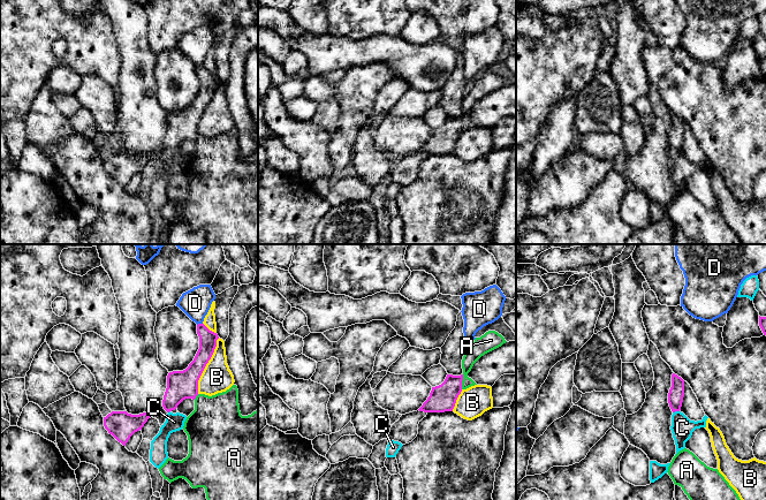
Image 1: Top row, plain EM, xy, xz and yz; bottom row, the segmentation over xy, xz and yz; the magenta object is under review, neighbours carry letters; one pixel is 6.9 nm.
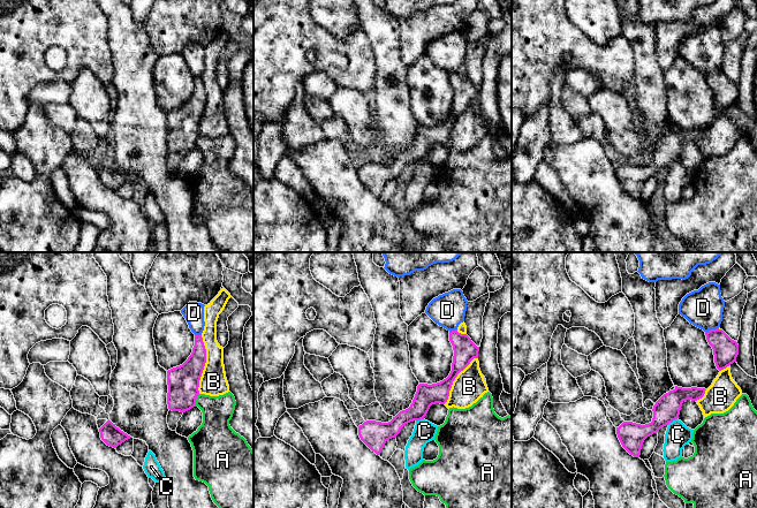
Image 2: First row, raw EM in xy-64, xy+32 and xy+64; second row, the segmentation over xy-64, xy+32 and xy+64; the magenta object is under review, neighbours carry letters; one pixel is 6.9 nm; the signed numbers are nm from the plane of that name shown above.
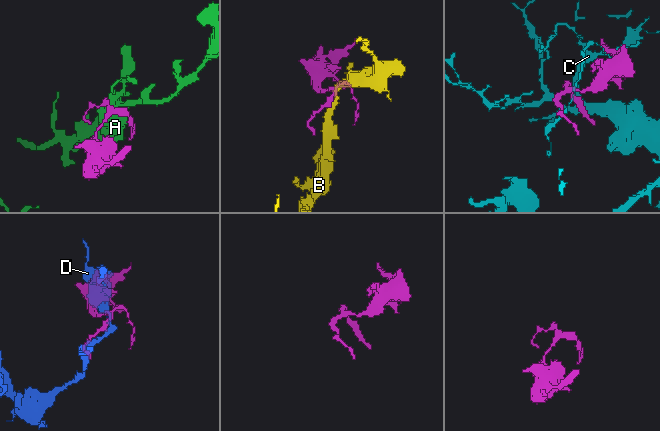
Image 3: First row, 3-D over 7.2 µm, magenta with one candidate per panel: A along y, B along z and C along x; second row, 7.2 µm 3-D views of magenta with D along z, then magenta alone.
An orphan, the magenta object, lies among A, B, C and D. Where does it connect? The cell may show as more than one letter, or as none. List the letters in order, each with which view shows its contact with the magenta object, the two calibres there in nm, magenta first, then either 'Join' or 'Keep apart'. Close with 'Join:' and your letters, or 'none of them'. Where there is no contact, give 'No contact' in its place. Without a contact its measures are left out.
A: Touches magenta in xz. Thickness 190 nm (magenta) against 100 nm. Keep apart
B: Touches magenta in xy. Thickness 200 nm (magenta) against 200 nm. Keep apart
C: Touches magenta in yz. Thickness 110 nm (magenta) against 160 nm. Keep apart
D: Touches magenta in xy. Thickness 130 nm (magenta) against 200 nm. Keep apart
Join: none of them

